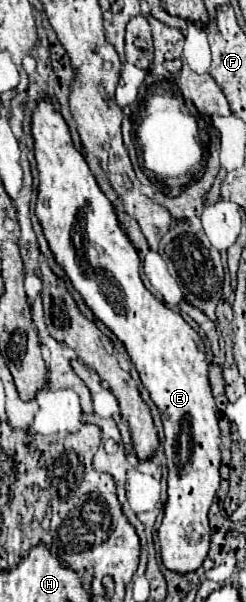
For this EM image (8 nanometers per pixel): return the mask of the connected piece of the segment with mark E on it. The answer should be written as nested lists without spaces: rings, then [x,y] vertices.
[[[40,97],[32,113],[32,137],[34,137],[34,155],[38,163],[38,199],[36,199],[36,217],[44,229],[50,249],[56,255],[56,261],[64,267],[72,285],[80,291],[86,305],[94,315],[124,343],[136,371],[140,373],[142,385],[148,389],[152,401],[156,403],[162,423],[164,423],[164,453],[168,461],[168,501],[164,509],[164,519],[158,529],[160,555],[166,569],[176,573],[196,571],[208,553],[210,545],[210,527],[208,527],[208,509],[218,491],[220,483],[220,429],[216,419],[216,405],[208,385],[208,365],[204,357],[204,341],[200,335],[180,317],[180,313],[170,311],[160,299],[156,299],[140,279],[140,259],[128,239],[120,229],[116,211],[108,197],[98,187],[84,155],[74,147],[70,129],[62,119],[60,105],[50,97]]]

